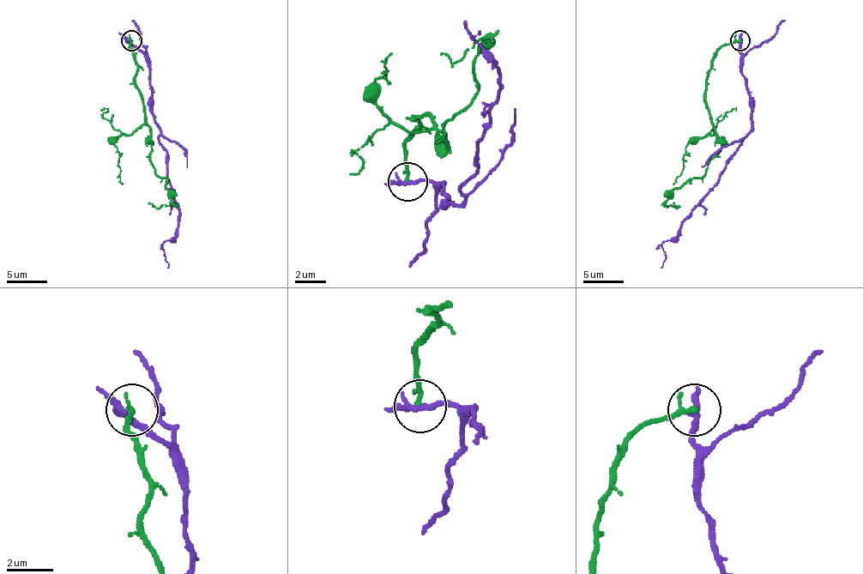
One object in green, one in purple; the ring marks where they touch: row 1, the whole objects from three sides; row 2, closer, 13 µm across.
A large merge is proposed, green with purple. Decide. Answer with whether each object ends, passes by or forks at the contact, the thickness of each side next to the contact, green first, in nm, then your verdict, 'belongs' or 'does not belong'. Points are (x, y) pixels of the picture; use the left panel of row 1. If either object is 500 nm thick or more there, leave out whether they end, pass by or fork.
green ends there; purple passes by; 240 nm thick on the green side, 280 nm on the other; does not belong

